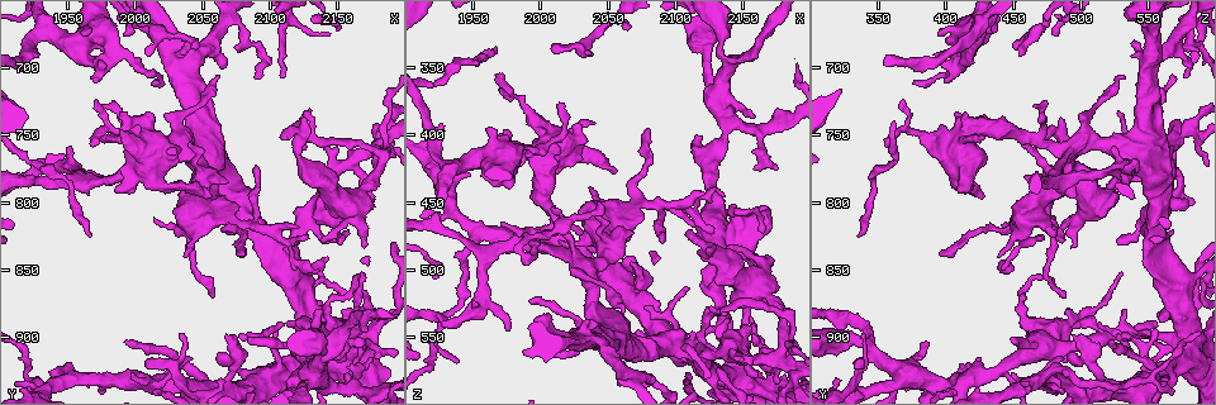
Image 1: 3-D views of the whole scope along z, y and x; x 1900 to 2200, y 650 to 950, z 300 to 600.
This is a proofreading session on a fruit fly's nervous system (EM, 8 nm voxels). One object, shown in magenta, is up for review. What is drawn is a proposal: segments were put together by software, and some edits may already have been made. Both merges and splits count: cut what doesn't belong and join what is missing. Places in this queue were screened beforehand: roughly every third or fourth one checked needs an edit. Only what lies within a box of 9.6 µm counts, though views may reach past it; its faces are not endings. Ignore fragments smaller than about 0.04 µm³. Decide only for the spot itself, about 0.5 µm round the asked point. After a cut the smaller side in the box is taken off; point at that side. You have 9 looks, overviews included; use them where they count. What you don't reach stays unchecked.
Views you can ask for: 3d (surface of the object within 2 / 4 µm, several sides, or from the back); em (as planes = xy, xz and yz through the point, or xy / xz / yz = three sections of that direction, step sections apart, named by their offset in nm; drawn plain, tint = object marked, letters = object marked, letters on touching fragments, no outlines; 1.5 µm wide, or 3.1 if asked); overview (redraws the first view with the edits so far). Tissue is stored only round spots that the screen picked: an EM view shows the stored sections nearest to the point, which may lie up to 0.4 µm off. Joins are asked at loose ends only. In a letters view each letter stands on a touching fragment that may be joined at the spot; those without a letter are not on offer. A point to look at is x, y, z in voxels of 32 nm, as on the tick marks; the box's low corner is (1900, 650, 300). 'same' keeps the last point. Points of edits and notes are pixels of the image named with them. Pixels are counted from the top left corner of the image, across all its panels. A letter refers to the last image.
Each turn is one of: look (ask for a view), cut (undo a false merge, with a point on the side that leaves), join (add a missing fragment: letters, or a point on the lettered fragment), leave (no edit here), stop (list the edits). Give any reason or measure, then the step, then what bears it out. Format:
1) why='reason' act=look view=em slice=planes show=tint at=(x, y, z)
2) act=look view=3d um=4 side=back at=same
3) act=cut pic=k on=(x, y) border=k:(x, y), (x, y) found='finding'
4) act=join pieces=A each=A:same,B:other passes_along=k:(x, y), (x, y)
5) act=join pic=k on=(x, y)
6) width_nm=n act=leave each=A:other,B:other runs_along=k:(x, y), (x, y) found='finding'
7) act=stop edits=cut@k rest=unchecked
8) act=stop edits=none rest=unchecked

why='thin end' act=look view=em slice=planes show=plain at=(2158, 904, 388)

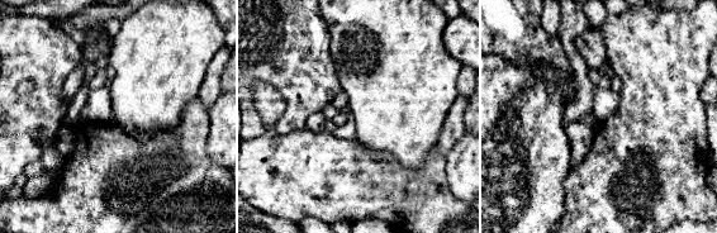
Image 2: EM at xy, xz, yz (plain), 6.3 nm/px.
act=look view=em slice=planes show=letters at=same

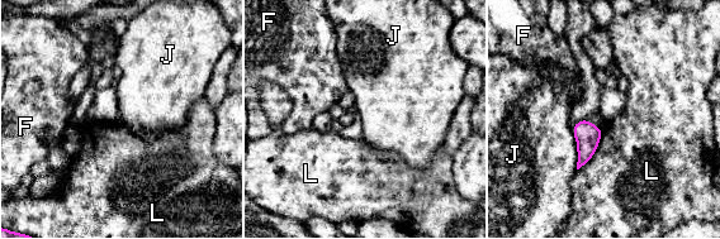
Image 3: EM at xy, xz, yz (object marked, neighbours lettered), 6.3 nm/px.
act=leave each=F:other,J:other,L:other border=3:(572, 127), (577, 146), (577, 170) found='no lettered fragment goes on from it'

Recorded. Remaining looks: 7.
why='branch stops here' act=look view=em slice=yz step=4 show=tint at=(2120, 820, 442)

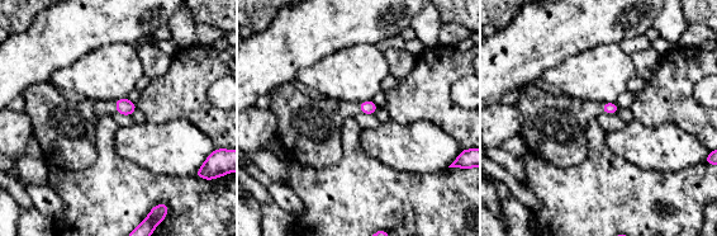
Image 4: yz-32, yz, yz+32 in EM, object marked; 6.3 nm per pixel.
act=look view=em slice=planes show=letters at=same

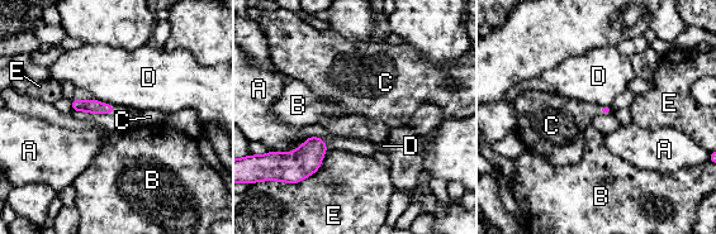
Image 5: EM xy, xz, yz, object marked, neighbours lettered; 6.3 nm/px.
act=join pieces=C each=A:other,B:other,C:same,D:other,E:other passes_along=5:(605, 110), (598, 109), (562, 122) found='it goes on there'

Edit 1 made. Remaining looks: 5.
act=look view=overview

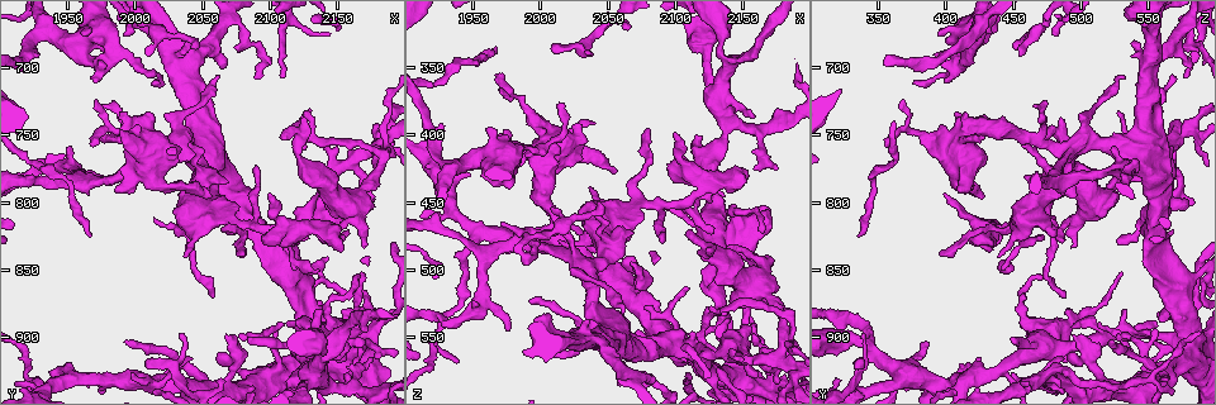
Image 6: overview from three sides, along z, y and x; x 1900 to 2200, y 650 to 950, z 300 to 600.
why='branch point' act=look view=3d um=4 at=(1964, 786, 486)

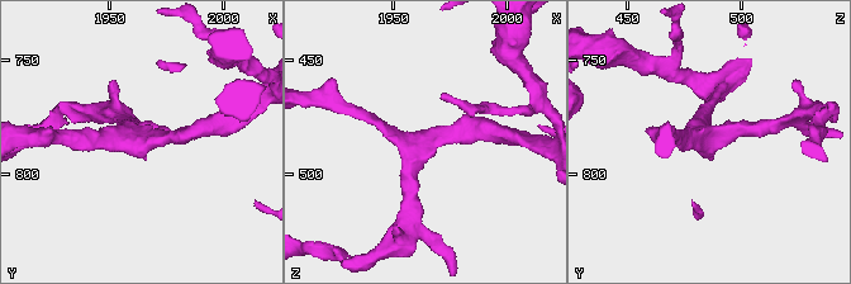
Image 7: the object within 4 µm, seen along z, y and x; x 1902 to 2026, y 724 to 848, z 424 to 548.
arms=3 why='need the tissue' act=look view=em slice=planes show=letters at=(1963, 786, 486)

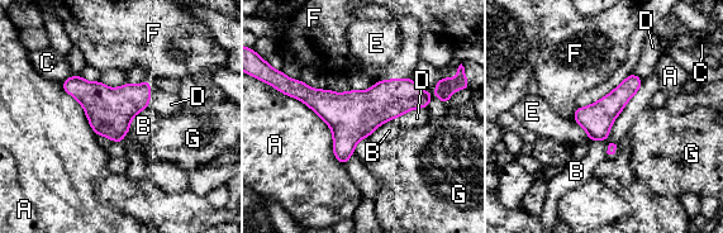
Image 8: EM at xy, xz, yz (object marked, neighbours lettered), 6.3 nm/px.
longest_contact=A:650nm act=leave each=A:other,B:other,C:other,D:other,E:other,F:other,G:other border=8:(643, 81), (609, 134), (590, 141) found='all the same neuron'

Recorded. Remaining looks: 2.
why='thin end' act=look view=em slice=xy step=8 show=letters at=(1972, 726, 466)

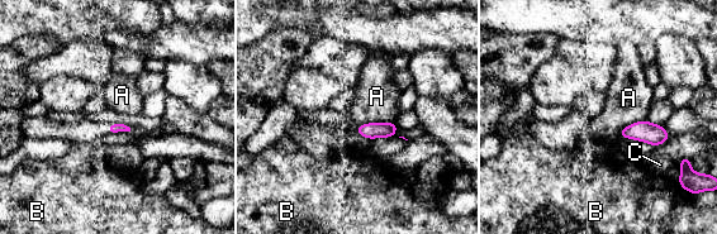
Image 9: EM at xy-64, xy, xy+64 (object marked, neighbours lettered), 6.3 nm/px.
why='another direction' act=look view=em slice=planes show=letters at=same

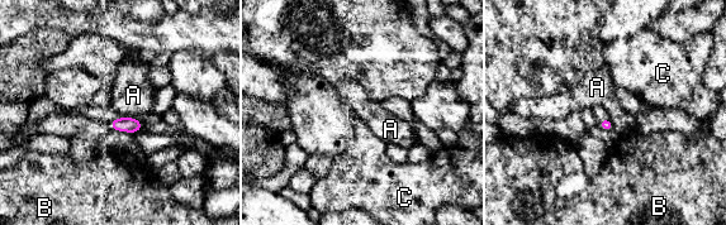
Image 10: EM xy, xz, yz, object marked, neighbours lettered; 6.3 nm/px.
act=leave each=A:other,B:other,C:other border=10:(608, 118), (613, 129) found='no lettered fragment goes on from it'

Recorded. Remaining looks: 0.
act=stop edits=join@5 rest=unchecked

